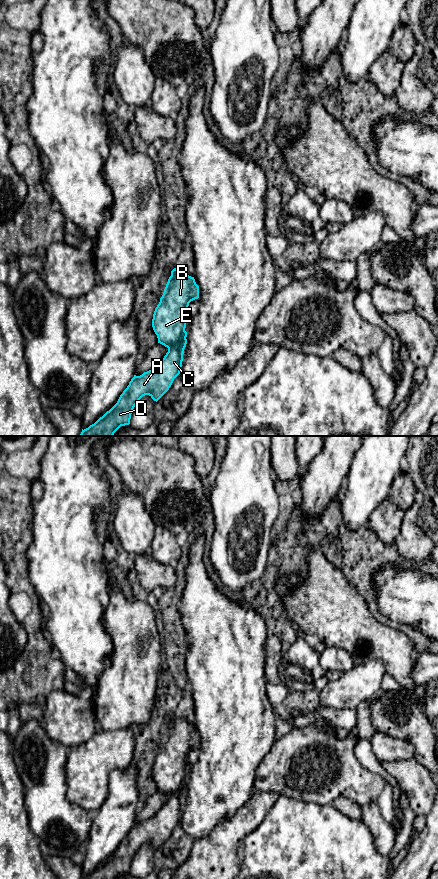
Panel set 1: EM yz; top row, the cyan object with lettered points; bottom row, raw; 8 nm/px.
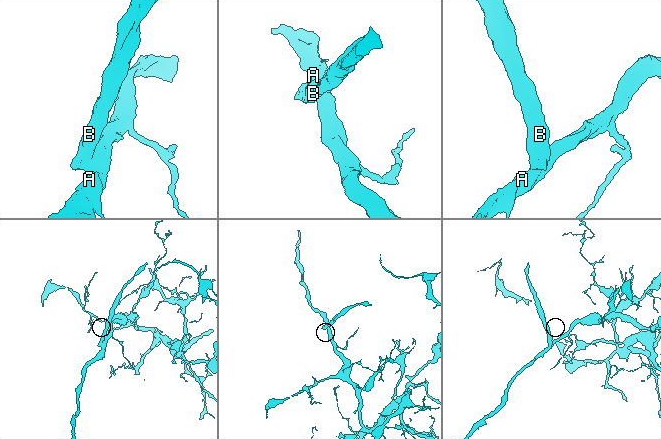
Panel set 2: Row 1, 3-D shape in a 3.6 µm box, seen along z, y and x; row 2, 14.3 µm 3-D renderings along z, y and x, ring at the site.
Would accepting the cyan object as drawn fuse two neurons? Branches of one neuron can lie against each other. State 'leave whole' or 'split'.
split

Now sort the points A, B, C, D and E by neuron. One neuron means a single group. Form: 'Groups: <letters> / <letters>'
Groups: A C D / B E

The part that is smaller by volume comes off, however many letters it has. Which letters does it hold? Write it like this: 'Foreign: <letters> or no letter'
Foreign: B, E

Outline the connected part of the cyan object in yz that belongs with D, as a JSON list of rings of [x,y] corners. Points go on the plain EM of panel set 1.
[[[181,793],[168,796],[164,806],[153,817],[140,824],[134,823],[117,851],[82,879],[117,879],[121,874],[129,873],[133,857],[143,844],[149,843],[157,850],[169,838],[180,822],[183,802]]]

